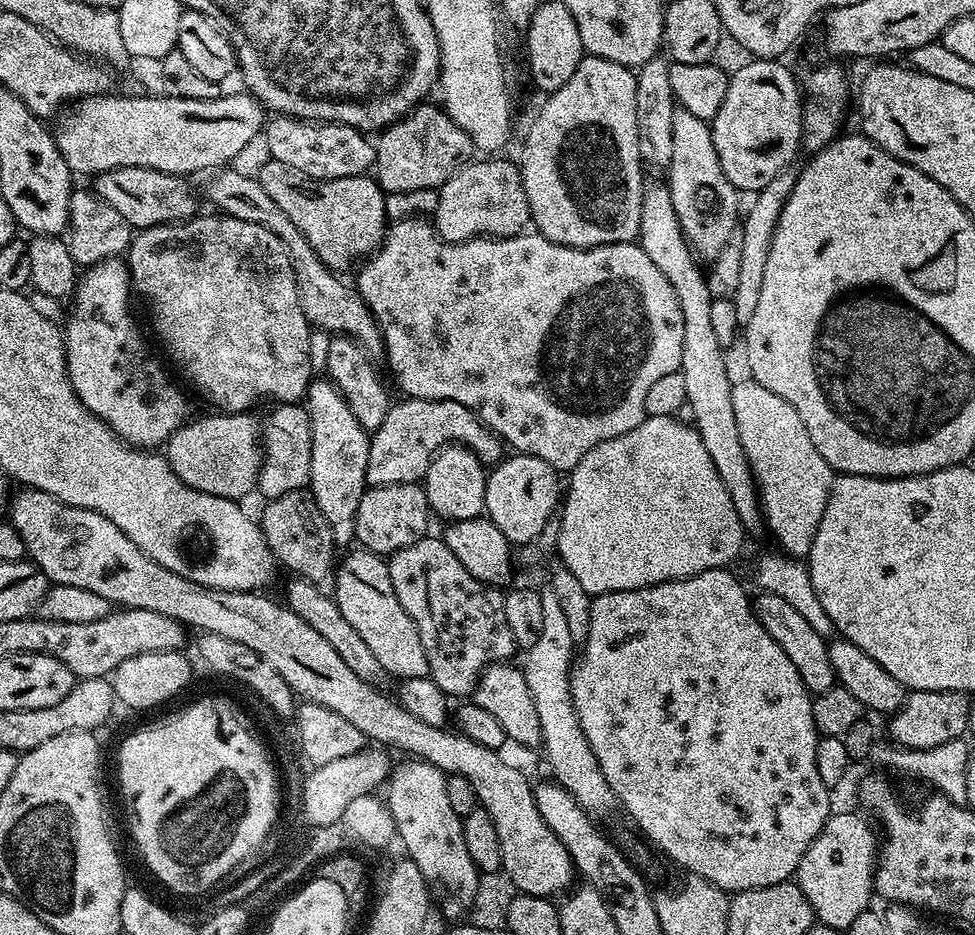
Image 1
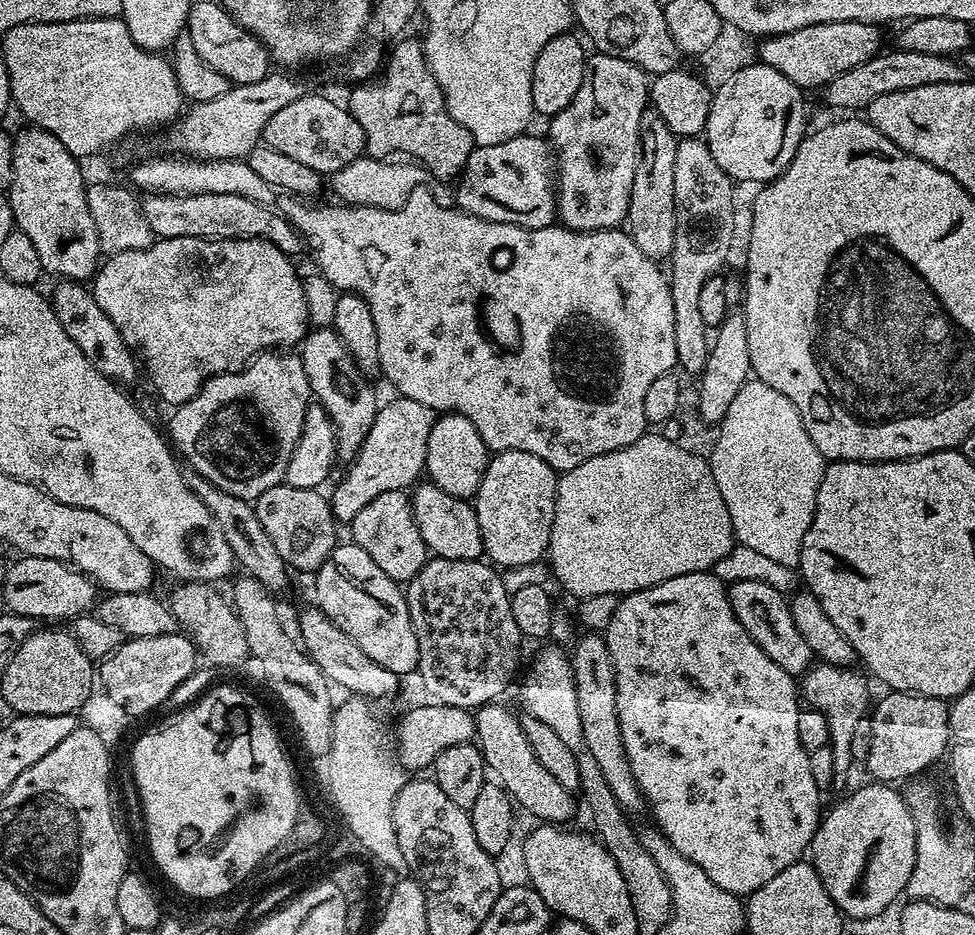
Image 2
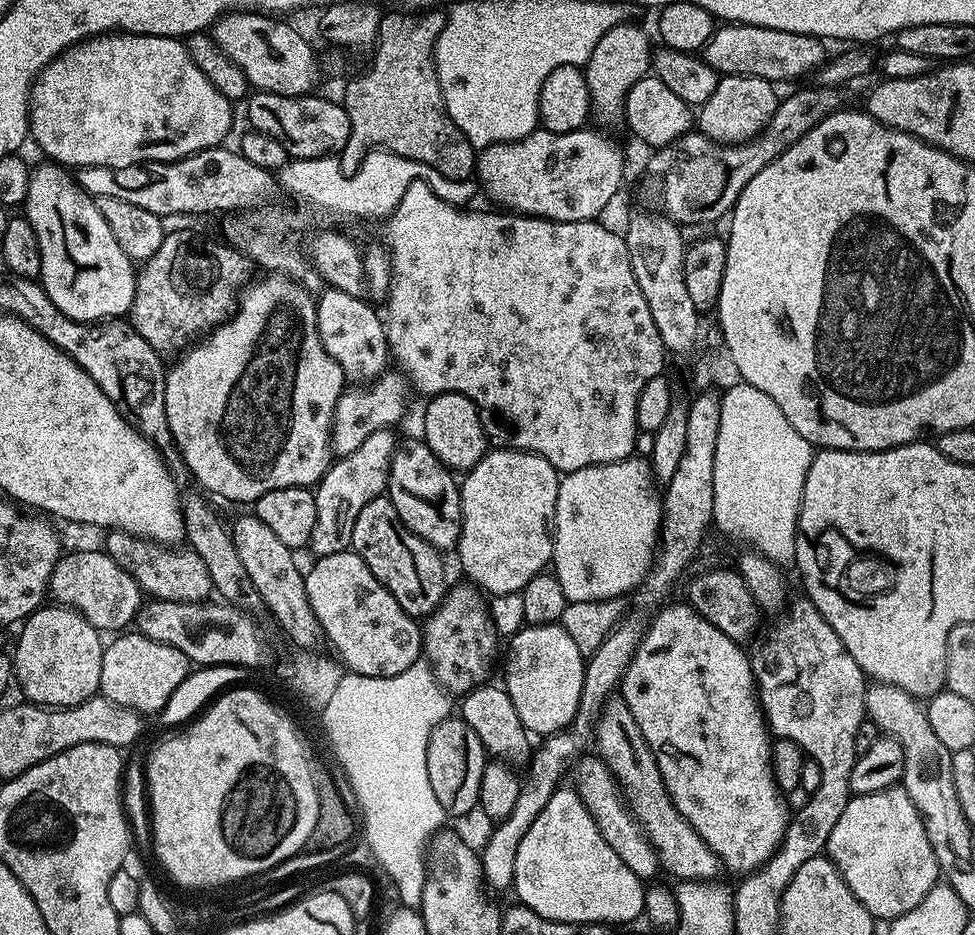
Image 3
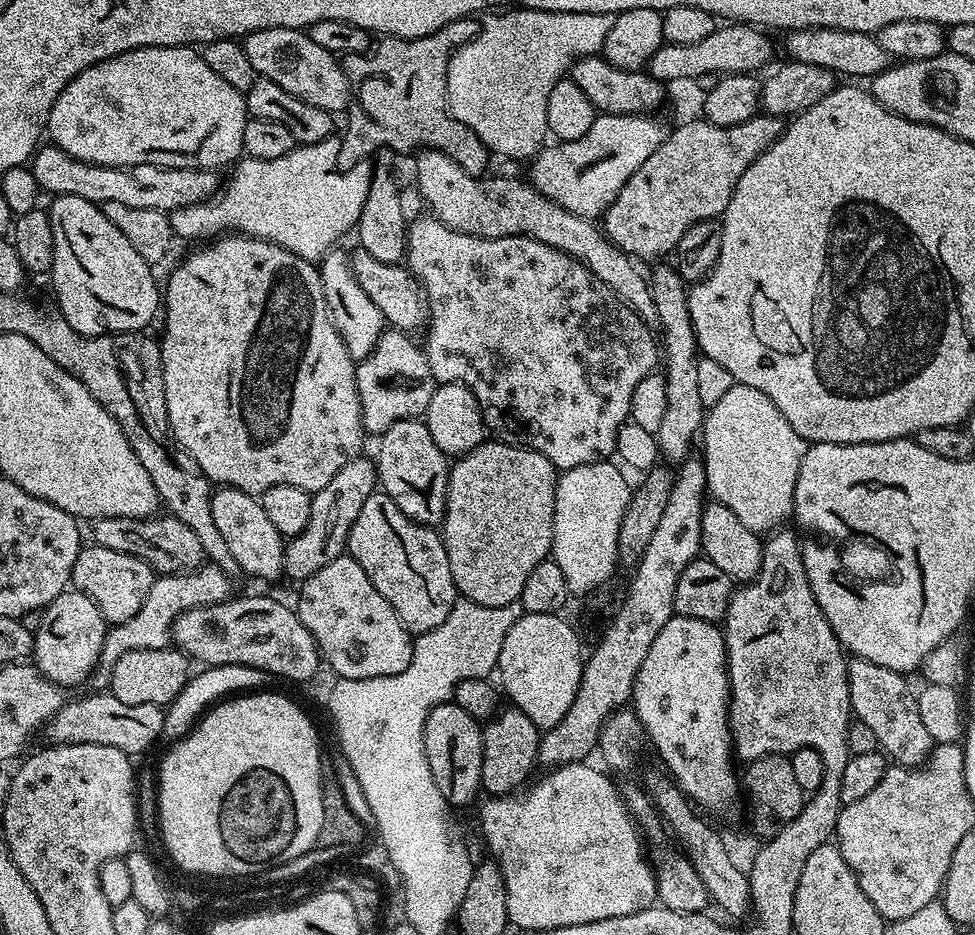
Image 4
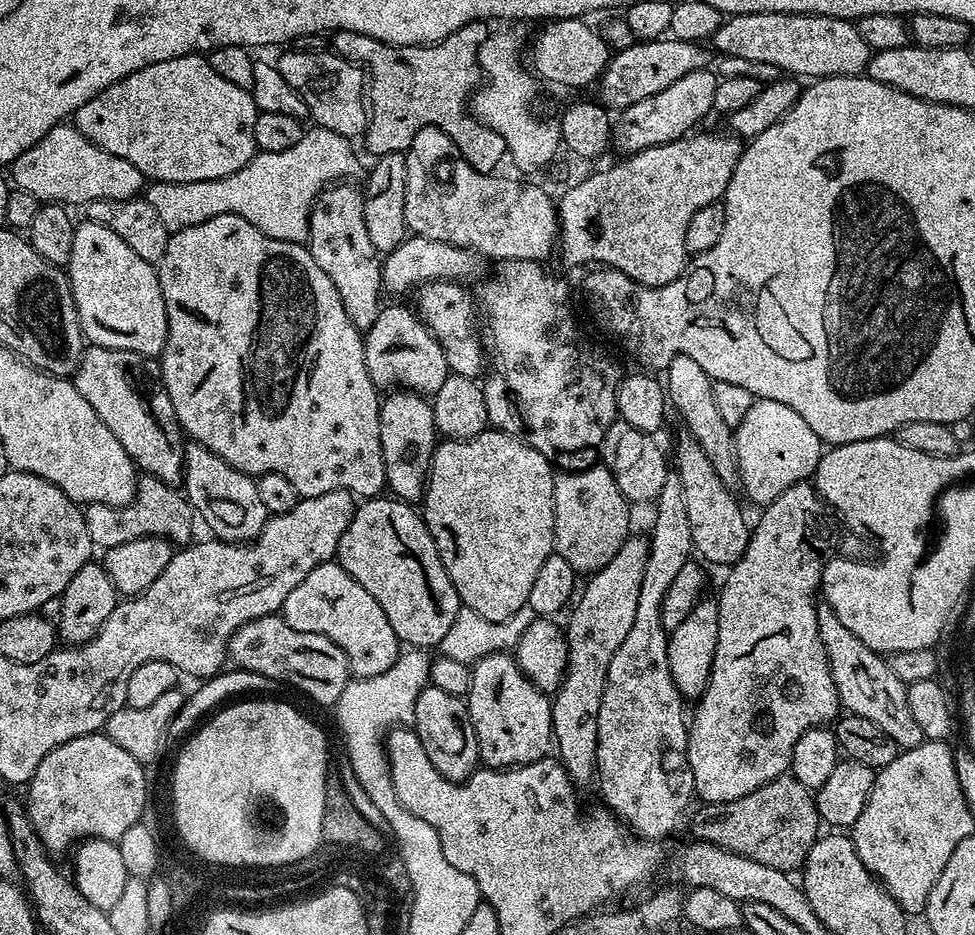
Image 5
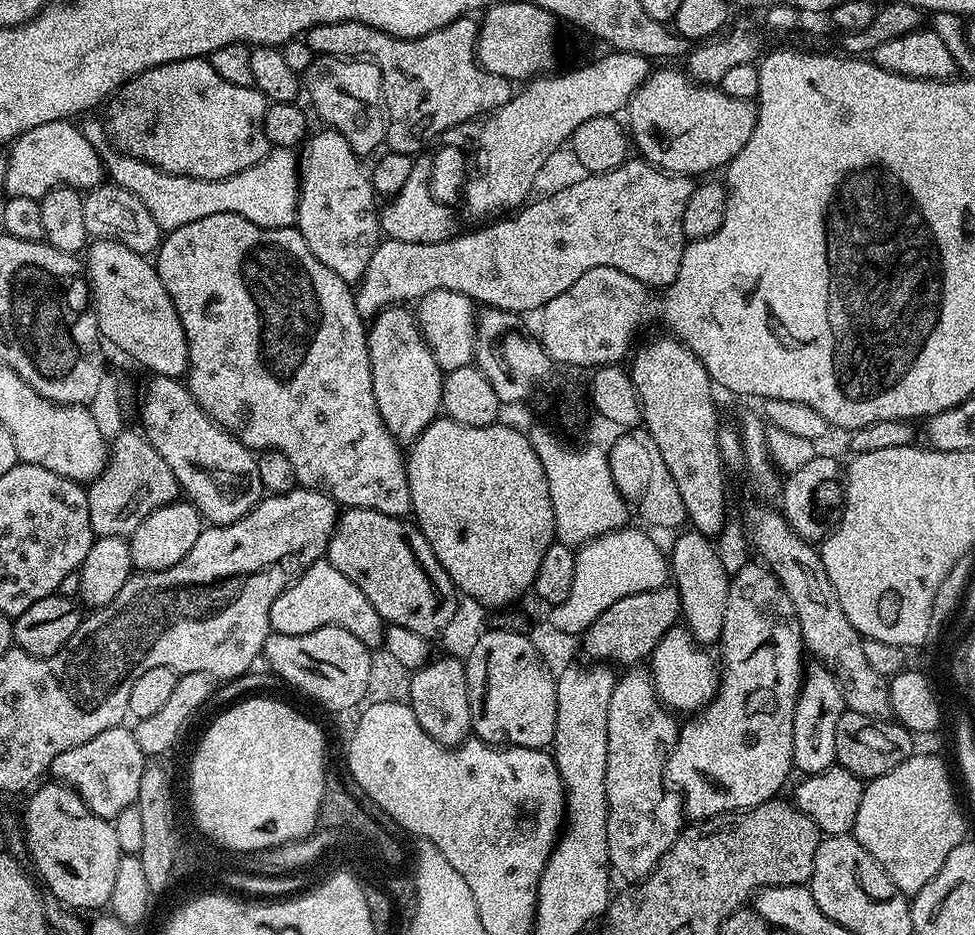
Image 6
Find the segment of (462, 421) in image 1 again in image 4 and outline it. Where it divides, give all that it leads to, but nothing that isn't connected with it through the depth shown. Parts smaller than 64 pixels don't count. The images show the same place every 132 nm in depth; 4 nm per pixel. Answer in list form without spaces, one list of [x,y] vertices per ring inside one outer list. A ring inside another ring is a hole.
[[[364,459],[346,462],[346,466],[342,466],[334,478],[330,478],[327,486],[313,495],[310,522],[306,530],[291,537],[284,546],[284,576],[287,579],[306,581],[345,551],[350,526],[354,526],[354,518],[358,518],[362,502],[366,502],[366,498],[370,498],[370,494],[378,488],[375,463],[371,459]]]

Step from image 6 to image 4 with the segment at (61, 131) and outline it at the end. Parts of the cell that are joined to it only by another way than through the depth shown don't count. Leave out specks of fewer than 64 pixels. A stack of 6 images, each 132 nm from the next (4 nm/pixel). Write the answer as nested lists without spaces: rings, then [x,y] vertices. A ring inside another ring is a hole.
[[[37,147],[30,161],[30,167],[41,190],[45,193],[52,192],[53,197],[77,196],[101,206],[106,202],[123,202],[126,206],[142,206],[146,210],[158,210],[170,214],[176,208],[209,200],[211,196],[217,195],[222,188],[221,173],[210,168],[159,168],[153,164],[136,164],[133,168],[111,168],[101,164],[87,164],[81,160],[76,160],[60,148],[47,147]]]

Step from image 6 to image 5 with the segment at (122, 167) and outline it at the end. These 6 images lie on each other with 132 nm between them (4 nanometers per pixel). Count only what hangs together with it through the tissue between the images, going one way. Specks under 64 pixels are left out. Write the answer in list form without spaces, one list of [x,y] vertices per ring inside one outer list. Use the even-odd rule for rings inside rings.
[[[312,126],[304,133],[304,137],[290,150],[281,152],[257,151],[252,161],[242,170],[234,170],[234,174],[226,174],[222,178],[213,180],[199,180],[198,182],[182,182],[181,184],[167,184],[164,180],[149,183],[146,188],[146,198],[158,218],[162,218],[162,226],[168,228],[169,233],[181,232],[190,226],[198,226],[198,222],[206,222],[210,218],[218,218],[222,214],[238,214],[238,218],[246,218],[262,234],[270,238],[278,238],[286,242],[299,244],[308,239],[308,219],[312,217],[312,206],[316,203],[320,193],[333,182],[344,182],[359,170],[356,152],[352,149],[353,141],[342,134],[334,134],[334,130],[326,130],[319,126]]]

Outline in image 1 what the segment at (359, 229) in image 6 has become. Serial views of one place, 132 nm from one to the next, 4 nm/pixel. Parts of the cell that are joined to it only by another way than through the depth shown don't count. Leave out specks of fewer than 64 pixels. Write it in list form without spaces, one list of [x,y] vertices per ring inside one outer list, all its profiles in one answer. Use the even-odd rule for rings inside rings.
[[[327,378],[313,379],[308,385],[306,407],[310,418],[310,478],[312,501],[322,510],[322,518],[332,531],[338,546],[356,540],[358,502],[366,490],[366,470],[370,462],[370,432],[350,410],[343,392]]]

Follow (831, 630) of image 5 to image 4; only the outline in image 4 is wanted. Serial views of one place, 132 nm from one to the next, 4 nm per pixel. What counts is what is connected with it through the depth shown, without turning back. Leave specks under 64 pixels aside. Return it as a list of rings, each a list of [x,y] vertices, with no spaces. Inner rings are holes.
[[[848,660],[848,685],[853,717],[859,723],[874,730],[874,738],[880,740],[883,755],[893,765],[919,768],[927,764],[932,754],[934,741],[918,714],[917,693],[907,684],[905,677],[886,666],[878,666],[869,660]]]

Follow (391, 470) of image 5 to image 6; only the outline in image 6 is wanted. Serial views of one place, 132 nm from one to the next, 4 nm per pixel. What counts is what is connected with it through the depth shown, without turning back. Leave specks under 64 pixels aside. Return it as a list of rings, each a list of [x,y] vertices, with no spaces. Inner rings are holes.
[[[407,307],[380,309],[366,328],[374,402],[378,402],[378,414],[382,414],[386,430],[397,442],[417,440],[422,430],[426,430],[426,426],[433,424],[441,415],[445,377],[436,364],[430,346],[424,341],[424,335],[420,333],[415,315],[404,308]]]

